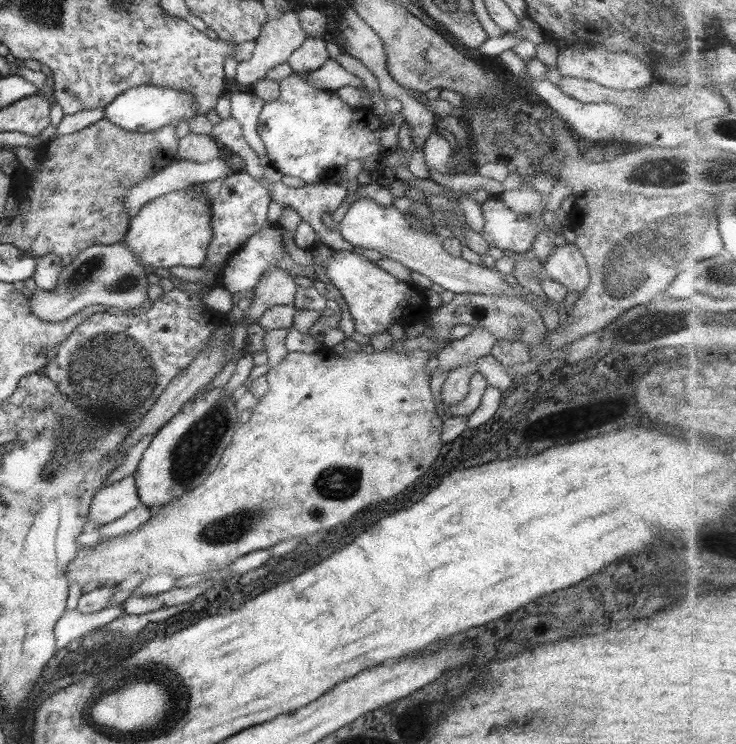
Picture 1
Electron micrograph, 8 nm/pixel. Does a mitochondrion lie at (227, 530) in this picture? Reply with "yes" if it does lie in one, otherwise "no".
yes

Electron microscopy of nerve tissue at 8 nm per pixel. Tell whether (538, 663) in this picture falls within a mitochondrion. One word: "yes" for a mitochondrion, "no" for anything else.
no

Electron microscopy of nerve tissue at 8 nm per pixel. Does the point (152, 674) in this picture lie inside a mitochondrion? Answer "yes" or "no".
no

